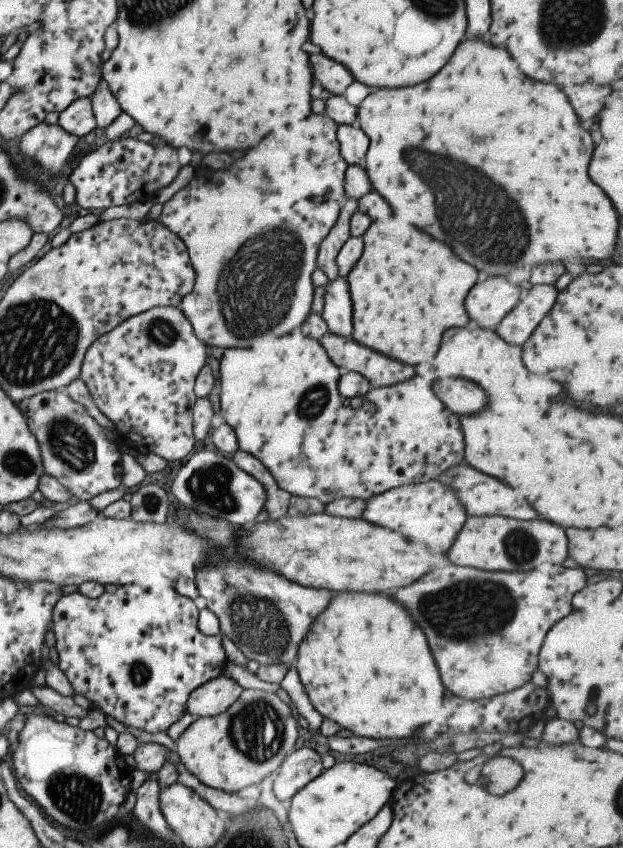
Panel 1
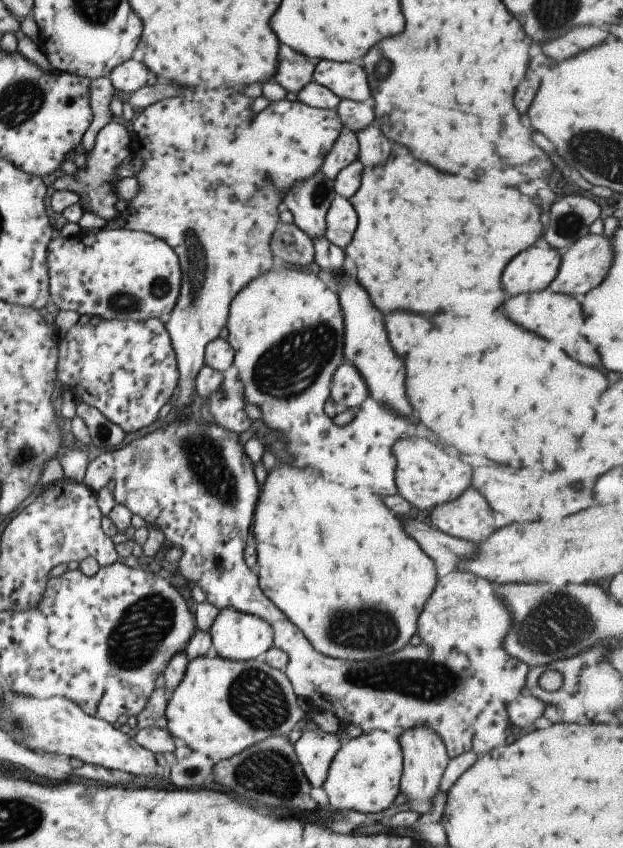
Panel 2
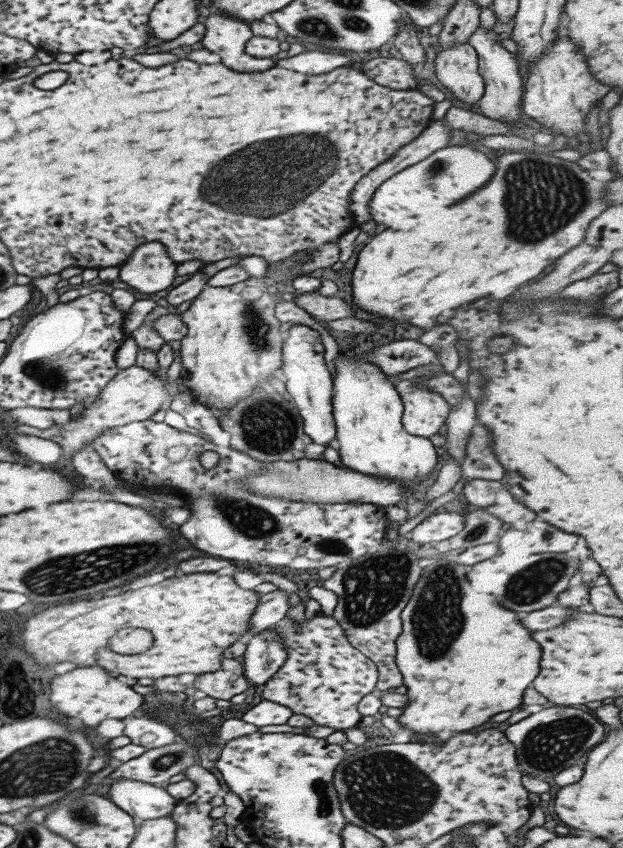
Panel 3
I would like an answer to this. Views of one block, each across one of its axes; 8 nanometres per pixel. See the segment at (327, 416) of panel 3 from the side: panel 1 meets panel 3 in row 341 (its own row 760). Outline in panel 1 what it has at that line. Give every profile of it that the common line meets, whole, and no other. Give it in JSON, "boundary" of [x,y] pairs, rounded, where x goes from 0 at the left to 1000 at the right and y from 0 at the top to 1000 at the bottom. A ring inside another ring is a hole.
{"boundary":[[[486,880],[464,889],[443,909],[437,934],[440,941],[456,945],[512,915],[517,901],[509,887]]]}

